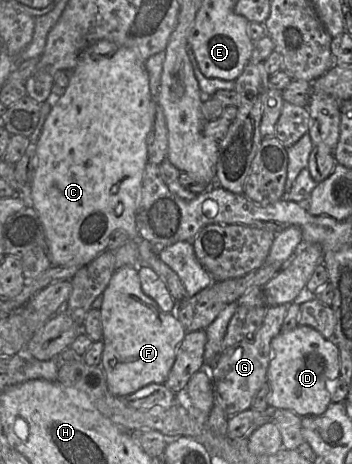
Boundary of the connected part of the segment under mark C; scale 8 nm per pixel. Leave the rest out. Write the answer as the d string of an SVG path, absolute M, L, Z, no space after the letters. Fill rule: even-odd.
M100 40L86 48L72 70L64 94L51 107L34 145L31 205L42 222L51 264L82 268L107 250L109 239L116 230L123 230L138 246L140 266L151 268L165 283L172 298L180 302L189 298L180 278L160 259L159 252L139 234L136 226L156 102L150 93L145 62L132 49L108 40Z

